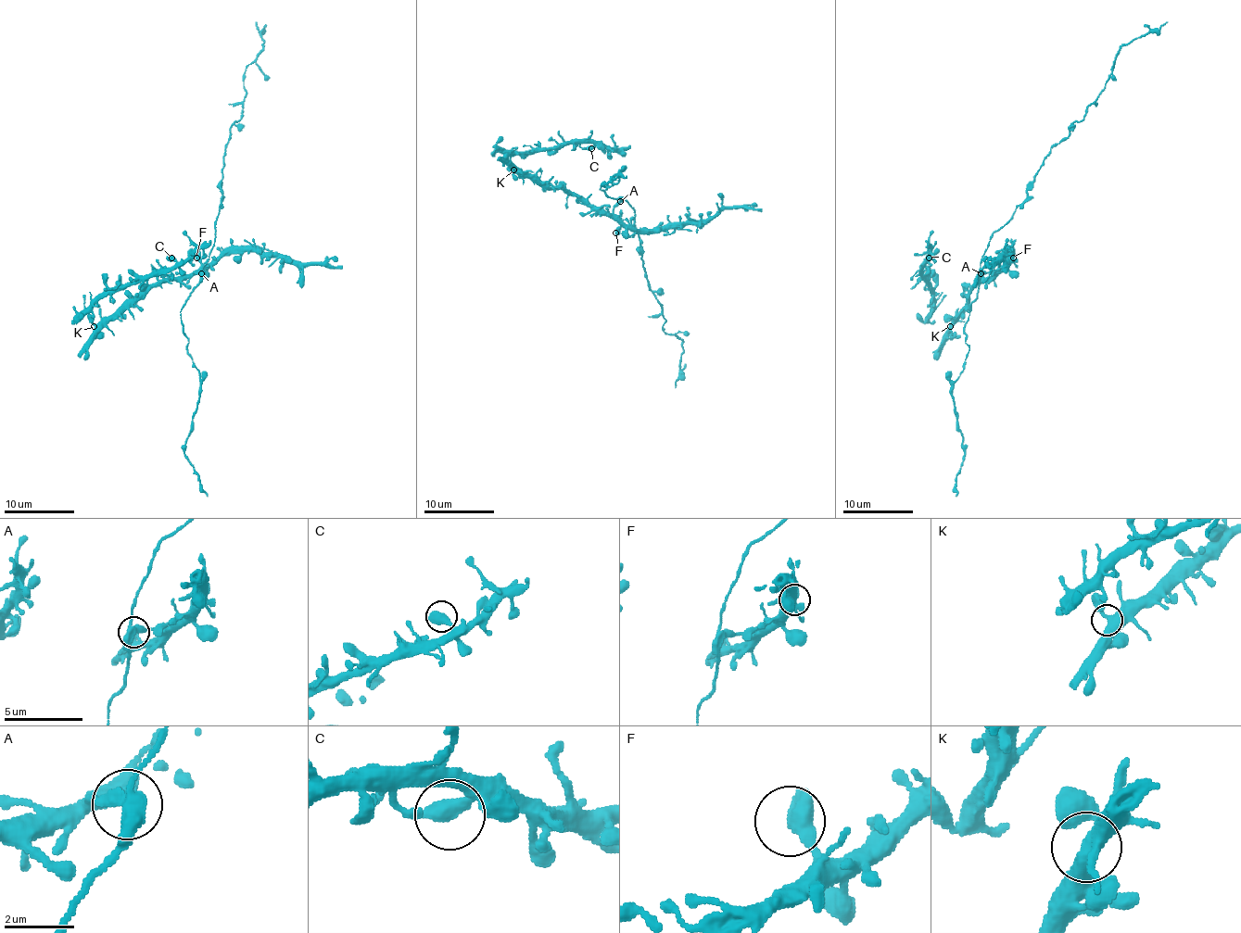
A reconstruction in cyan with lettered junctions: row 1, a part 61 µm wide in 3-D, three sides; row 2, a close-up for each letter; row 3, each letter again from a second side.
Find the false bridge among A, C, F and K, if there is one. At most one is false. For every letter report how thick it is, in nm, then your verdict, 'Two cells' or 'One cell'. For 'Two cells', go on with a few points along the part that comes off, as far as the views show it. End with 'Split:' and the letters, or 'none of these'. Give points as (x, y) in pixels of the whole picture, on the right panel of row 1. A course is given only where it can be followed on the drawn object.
A: Thickness 380 nm. One cell
C: Thickness 600 nm. One cell
F: Thickness 650 nm. One cell
K: Thickness 400 nm. One cell
Split: none of these

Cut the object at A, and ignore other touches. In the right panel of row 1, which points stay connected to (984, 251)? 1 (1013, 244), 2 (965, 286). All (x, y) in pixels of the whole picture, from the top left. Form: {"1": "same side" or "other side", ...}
{"1": "other side", "2": "other side"}

